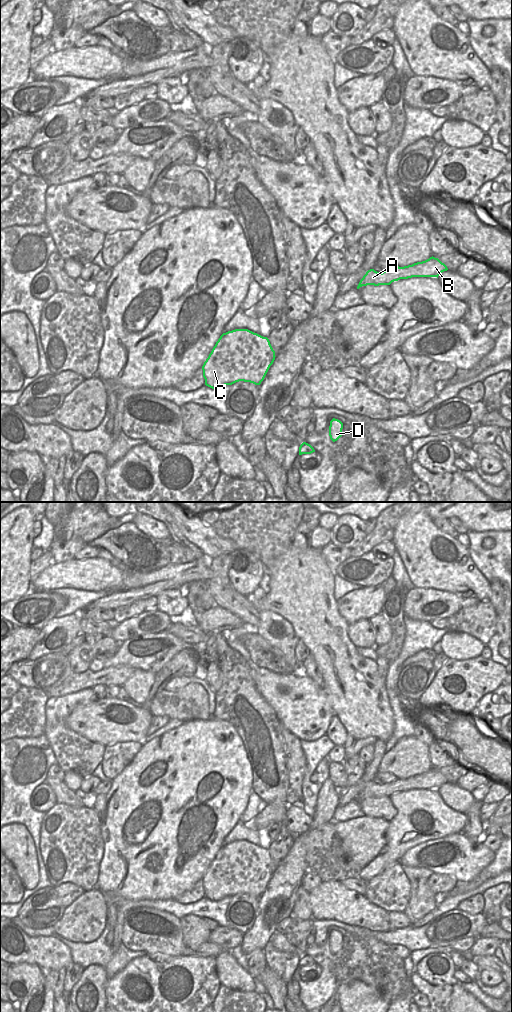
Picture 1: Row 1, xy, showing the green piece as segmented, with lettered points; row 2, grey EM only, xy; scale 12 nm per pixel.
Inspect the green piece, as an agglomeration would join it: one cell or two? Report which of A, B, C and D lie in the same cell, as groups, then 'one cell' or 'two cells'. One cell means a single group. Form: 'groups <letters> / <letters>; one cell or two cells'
groups A B C D; one cell

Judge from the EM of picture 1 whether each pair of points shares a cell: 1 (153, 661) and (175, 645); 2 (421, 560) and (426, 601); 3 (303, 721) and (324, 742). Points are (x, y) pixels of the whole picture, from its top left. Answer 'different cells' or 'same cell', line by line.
1: same cell
2: different cells
3: different cells

